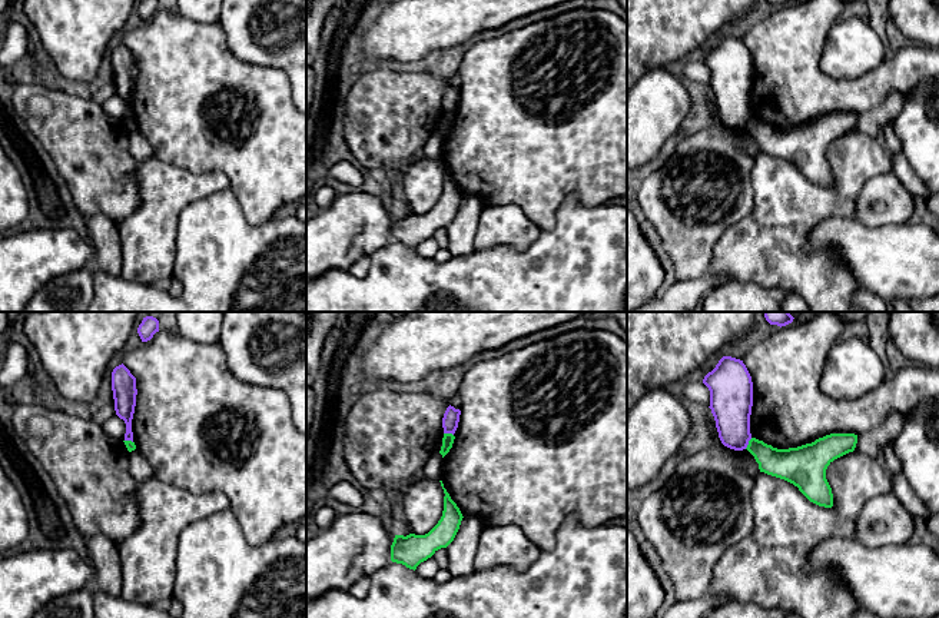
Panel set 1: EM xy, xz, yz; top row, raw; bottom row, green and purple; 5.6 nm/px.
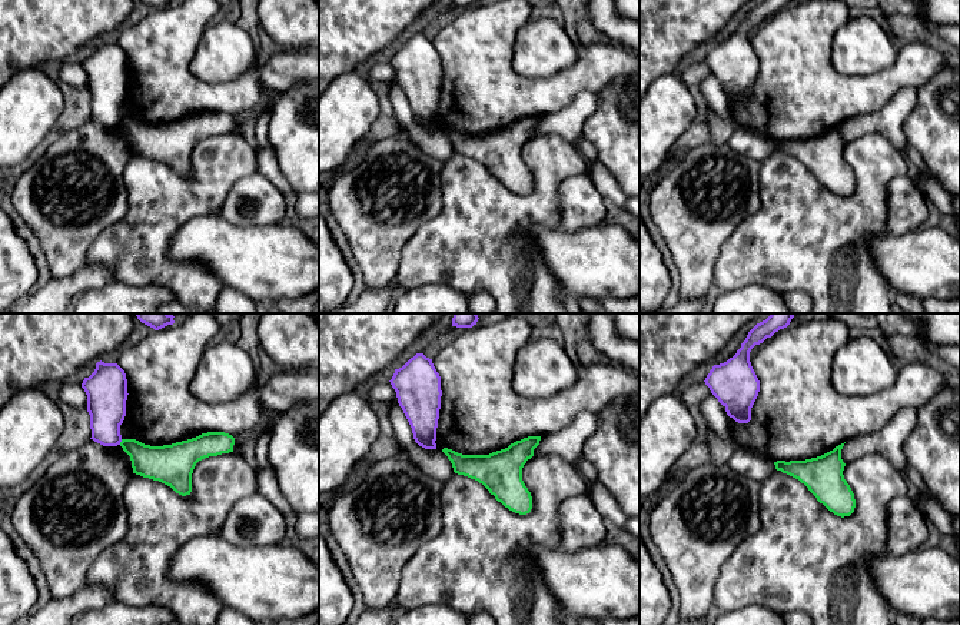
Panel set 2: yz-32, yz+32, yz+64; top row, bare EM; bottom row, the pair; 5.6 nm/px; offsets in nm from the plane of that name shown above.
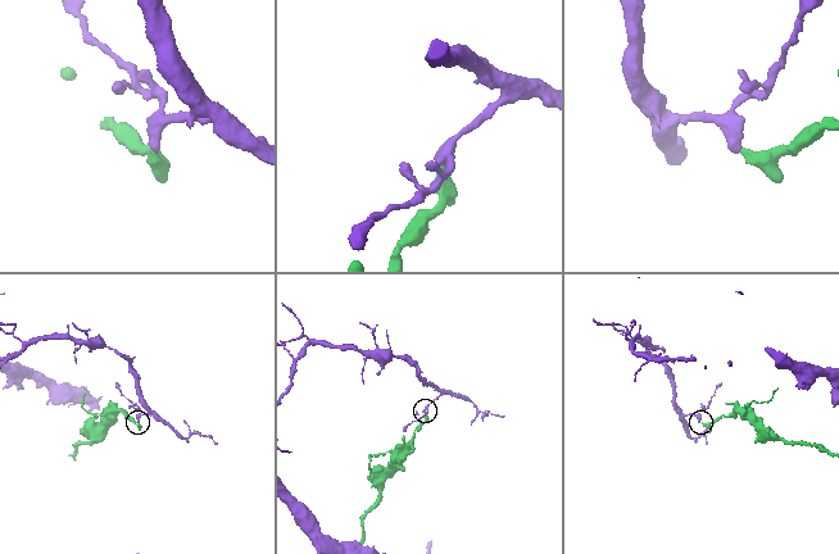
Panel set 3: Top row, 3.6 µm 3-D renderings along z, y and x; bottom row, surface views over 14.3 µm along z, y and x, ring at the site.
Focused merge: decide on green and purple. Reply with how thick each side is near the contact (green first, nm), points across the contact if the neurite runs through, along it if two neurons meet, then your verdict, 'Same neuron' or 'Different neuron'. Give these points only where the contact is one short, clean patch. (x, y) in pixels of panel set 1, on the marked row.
Thickness 180 nm (green) against 240 nm. Boundary: yz (752, 438), (745, 448). Different neuron

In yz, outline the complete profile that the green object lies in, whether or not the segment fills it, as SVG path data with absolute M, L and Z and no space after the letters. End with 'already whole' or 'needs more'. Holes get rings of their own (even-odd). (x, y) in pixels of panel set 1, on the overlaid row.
M830 433L789 449L777 449L751 438L746 449L754 456L760 472L793 484L816 505L832 508L833 494L826 469L835 459L853 452L856 443L855 433Z | already whole

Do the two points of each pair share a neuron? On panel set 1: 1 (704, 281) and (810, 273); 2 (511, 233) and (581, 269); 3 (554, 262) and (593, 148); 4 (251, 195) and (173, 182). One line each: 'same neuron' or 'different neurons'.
1: different neurons
2: different neurons
3: different neurons
4: different neurons

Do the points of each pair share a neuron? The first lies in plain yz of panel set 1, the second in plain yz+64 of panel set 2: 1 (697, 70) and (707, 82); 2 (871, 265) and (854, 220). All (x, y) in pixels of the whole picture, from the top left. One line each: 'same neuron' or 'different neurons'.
1: different neurons
2: different neurons

